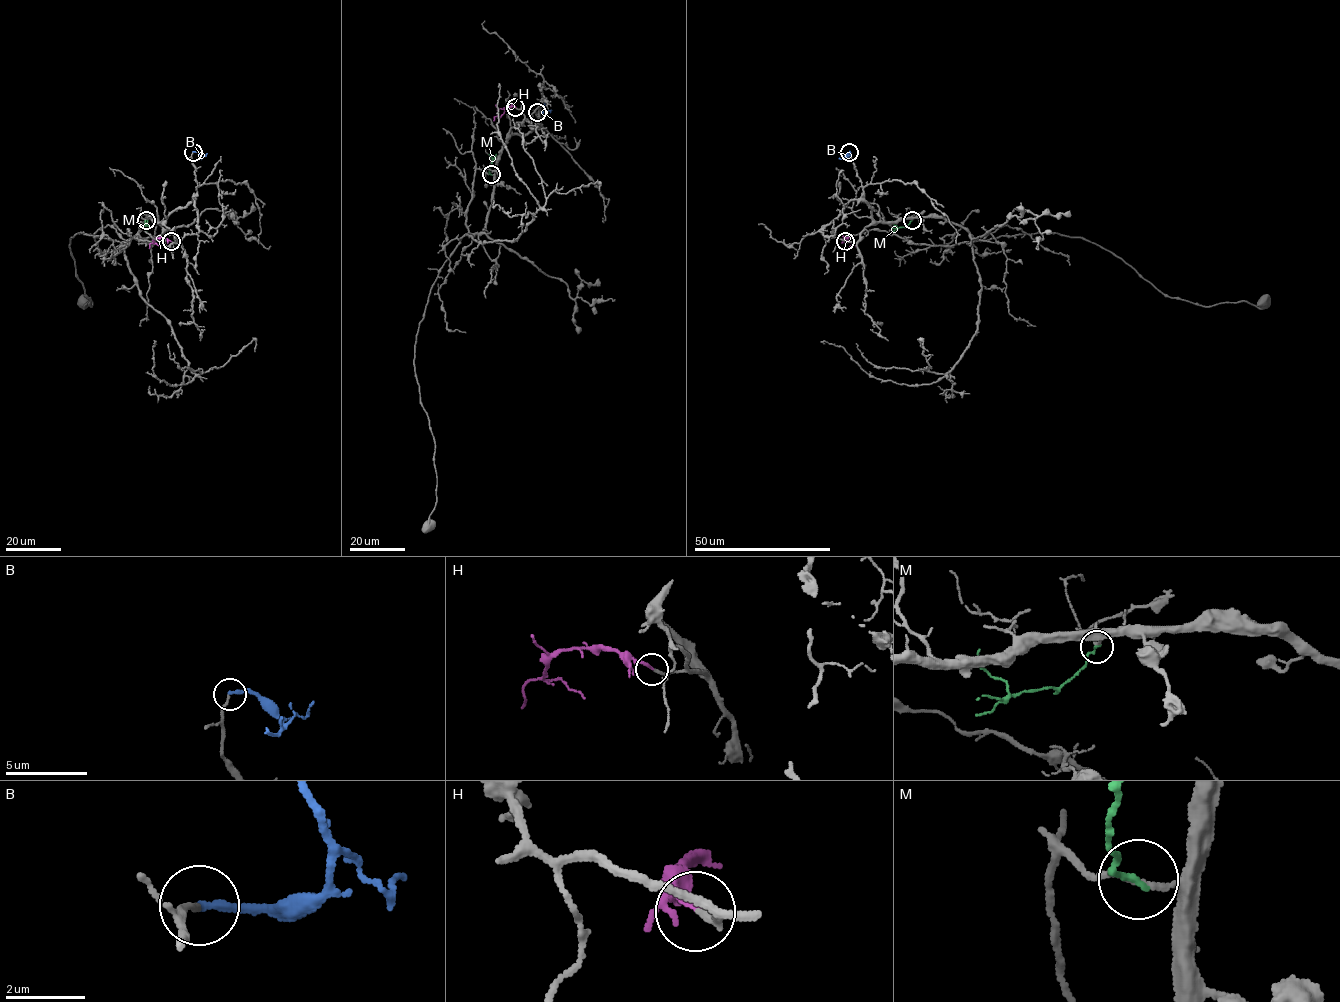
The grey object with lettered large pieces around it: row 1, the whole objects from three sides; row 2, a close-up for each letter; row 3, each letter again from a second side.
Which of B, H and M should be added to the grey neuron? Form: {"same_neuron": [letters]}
{"same_neuron": ["H"]}

